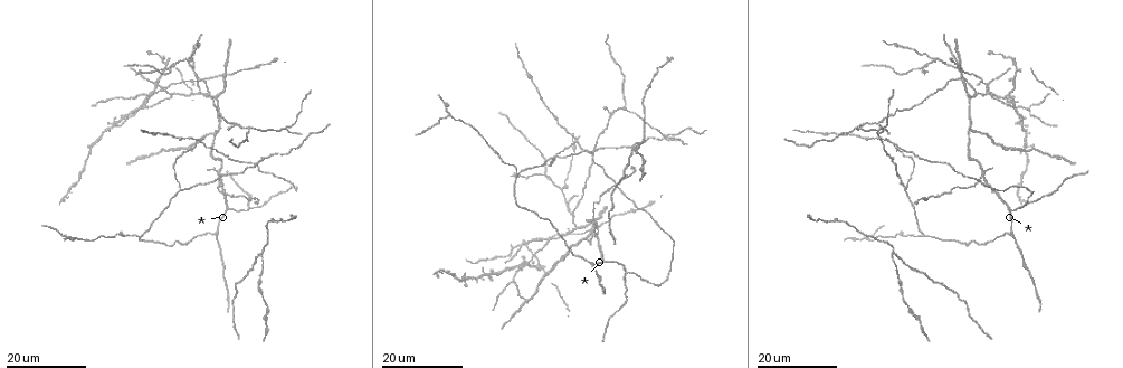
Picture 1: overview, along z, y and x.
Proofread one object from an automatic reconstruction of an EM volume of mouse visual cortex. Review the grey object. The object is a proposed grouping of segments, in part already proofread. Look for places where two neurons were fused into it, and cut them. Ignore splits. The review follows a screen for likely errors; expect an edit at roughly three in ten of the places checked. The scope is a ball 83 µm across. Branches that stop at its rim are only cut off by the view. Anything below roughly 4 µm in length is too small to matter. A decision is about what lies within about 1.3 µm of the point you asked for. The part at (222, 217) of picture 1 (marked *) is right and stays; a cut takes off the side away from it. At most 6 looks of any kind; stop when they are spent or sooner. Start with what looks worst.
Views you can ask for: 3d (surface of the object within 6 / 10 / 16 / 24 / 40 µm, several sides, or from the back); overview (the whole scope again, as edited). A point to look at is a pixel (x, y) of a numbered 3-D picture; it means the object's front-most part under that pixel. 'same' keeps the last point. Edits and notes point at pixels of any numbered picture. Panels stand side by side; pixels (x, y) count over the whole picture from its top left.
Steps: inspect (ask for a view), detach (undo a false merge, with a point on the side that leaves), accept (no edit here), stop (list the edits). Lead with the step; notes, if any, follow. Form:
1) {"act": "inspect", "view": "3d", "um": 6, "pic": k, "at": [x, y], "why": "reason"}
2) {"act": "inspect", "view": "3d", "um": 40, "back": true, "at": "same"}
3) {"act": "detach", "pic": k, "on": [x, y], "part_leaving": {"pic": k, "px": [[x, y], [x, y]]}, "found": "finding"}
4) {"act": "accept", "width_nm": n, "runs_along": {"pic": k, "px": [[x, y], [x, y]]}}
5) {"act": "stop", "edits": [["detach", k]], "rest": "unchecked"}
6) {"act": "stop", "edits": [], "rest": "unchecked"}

{"act": "inspect", "view": "3d", "um": 24, "pic": 1, "at": [892, 253], "why": "a fork"}

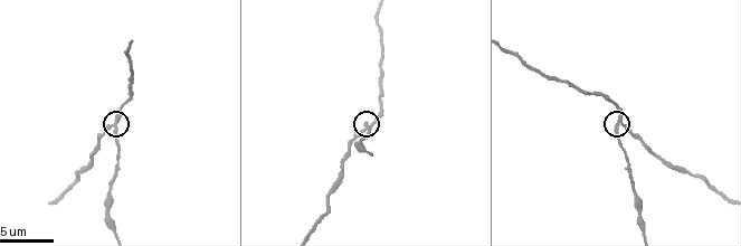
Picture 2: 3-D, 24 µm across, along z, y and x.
{"act": "inspect", "view": "3d", "um": 6, "pic": 2, "at": [622, 125], "why": "zoom in"}

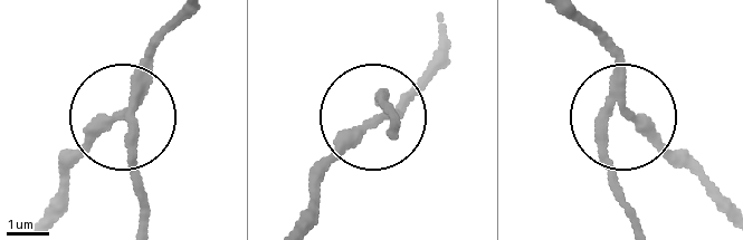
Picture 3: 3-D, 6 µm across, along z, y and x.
{"act": "detach", "pic": 3, "on": [131, 145], "width_nm": 240, "part_leaving": {"pic": 3, "px": [[133, 87], [144, 223]]}, "found": "two neurons meet here"}

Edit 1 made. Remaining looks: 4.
{"act": "inspect", "view": "3d", "um": 24, "pic": 1, "at": [569, 207], "why": "a fork"}

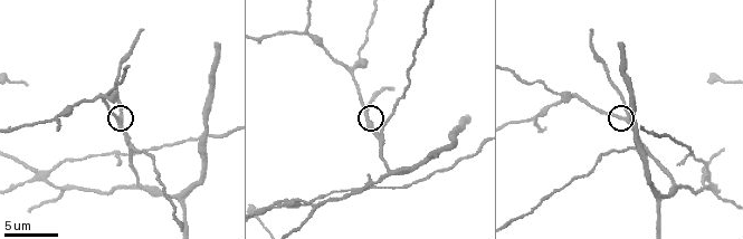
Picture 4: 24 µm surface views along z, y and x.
{"act": "inspect", "view": "3d", "um": 6, "pic": 4, "at": [119, 120]}

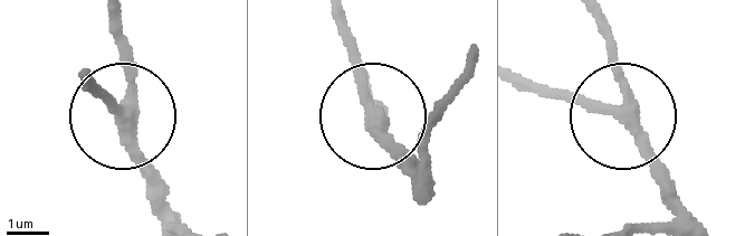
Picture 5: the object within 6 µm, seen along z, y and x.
{"act": "accept", "side_arm_um": 11, "runs_along": {"pic": 5, "px": [[697, 222], [627, 114], [601, 11]]}, "found": "all the same neuron"}

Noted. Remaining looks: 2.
{"act": "inspect", "view": "3d", "um": 16, "pic": 1, "at": [971, 131], "why": "three-way junction"}

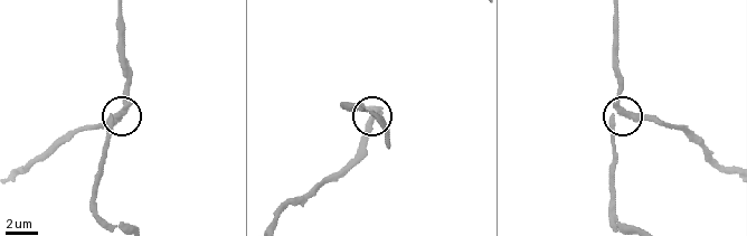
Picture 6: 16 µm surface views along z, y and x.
{"act": "inspect", "view": "3d", "um": 10, "pic": 6, "at": [122, 111]}

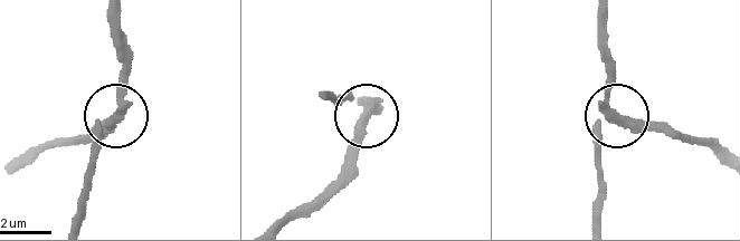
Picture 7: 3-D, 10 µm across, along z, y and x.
{"act": "detach", "pic": 7, "on": [360, 136], "arms": 3, "part_leaving": {"pic": 7, "px": [[371, 105], [345, 166], [314, 199], [275, 220]]}, "found": "two neurons meet here"}

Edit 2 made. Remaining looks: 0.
{"act": "stop", "edits": [["detach", 3], ["detach", 7]], "rest": "unchecked"}

